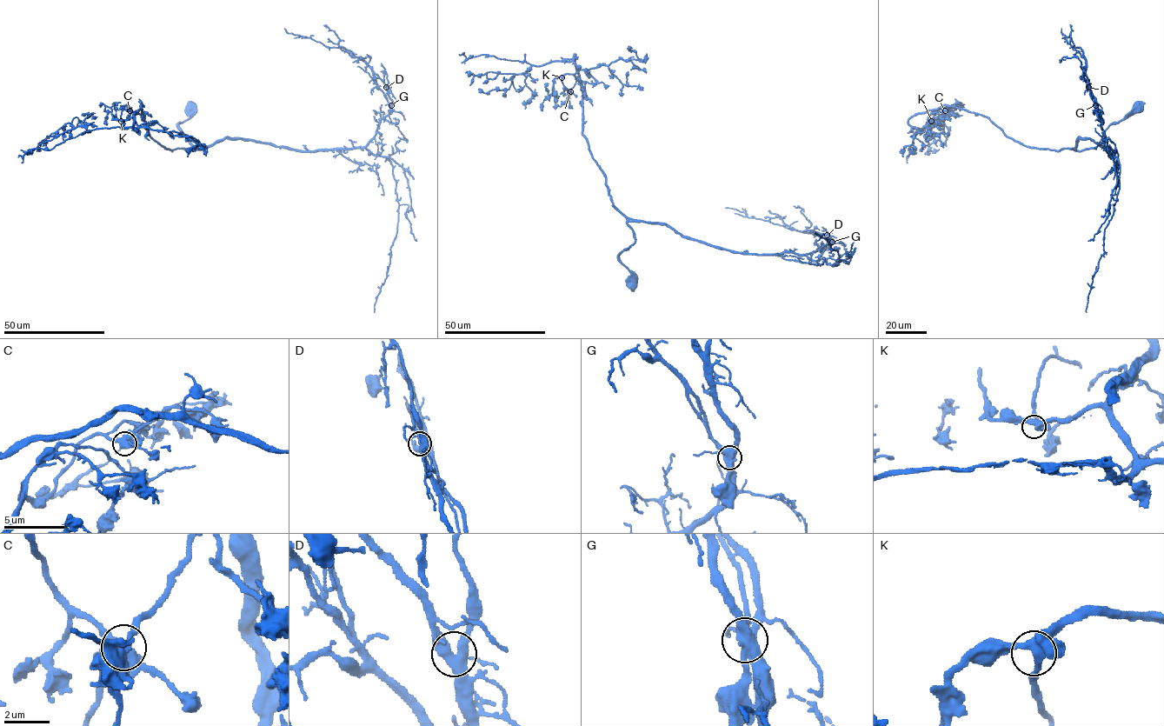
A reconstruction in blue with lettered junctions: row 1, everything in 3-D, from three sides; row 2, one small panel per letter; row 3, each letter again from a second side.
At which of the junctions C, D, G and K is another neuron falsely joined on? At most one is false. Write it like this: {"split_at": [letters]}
{"split_at": ["G"]}

